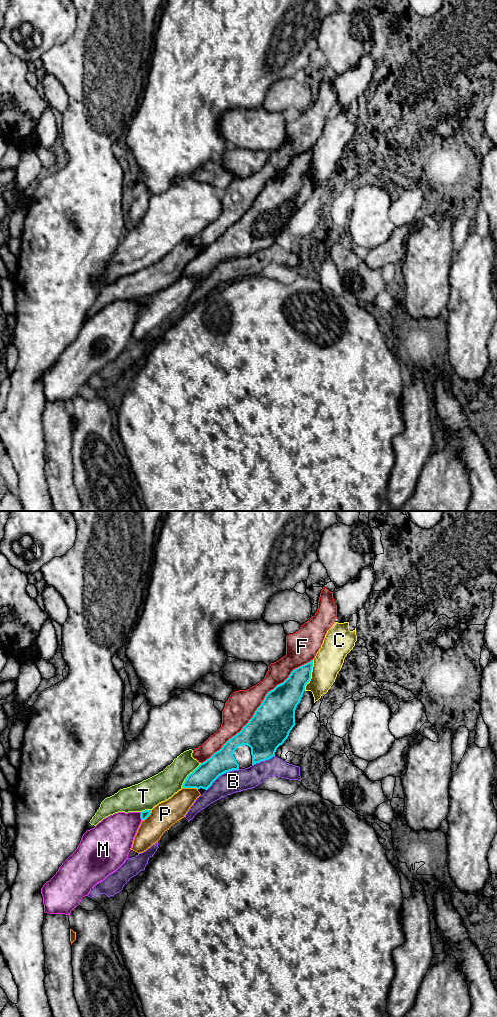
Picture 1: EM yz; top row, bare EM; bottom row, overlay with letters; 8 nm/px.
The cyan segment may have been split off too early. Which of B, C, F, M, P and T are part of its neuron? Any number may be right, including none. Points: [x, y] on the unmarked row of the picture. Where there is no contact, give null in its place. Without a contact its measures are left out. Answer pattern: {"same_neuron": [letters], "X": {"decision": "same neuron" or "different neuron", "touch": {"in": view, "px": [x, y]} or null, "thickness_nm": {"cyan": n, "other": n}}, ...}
{"same_neuron": [], "B": {"decision": "different neuron", "touch": {"in": "yz", "px": [222, 261]}, "thickness_nm": {"cyan": 190, "other": 180}}, "C": {"decision": "different neuron", "touch": {"in": "yz", "px": [310, 163]}, "thickness_nm": {"cyan": 220, "other": 220}}, "F": {"decision": "different neuron", "touch": {"in": "yz", "px": [257, 196]}, "thickness_nm": {"cyan": 320, "other": 240}}, "M": {"decision": "different neuron", "touch": {"in": "yz", "px": [141, 304]}, "thickness_nm": {"cyan": 60, "other": 300}}, "P": {"decision": "different neuron", "touch": {"in": "yz", "px": [190, 275]}, "thickness_nm": {"cyan": 180, "other": 190}}, "T": {"decision": "different neuron", "touch": {"in": "yz", "px": [188, 263]}, "thickness_nm": {"cyan": 180, "other": 220}}}

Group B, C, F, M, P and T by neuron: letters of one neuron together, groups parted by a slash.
B / C / F / M P / T

